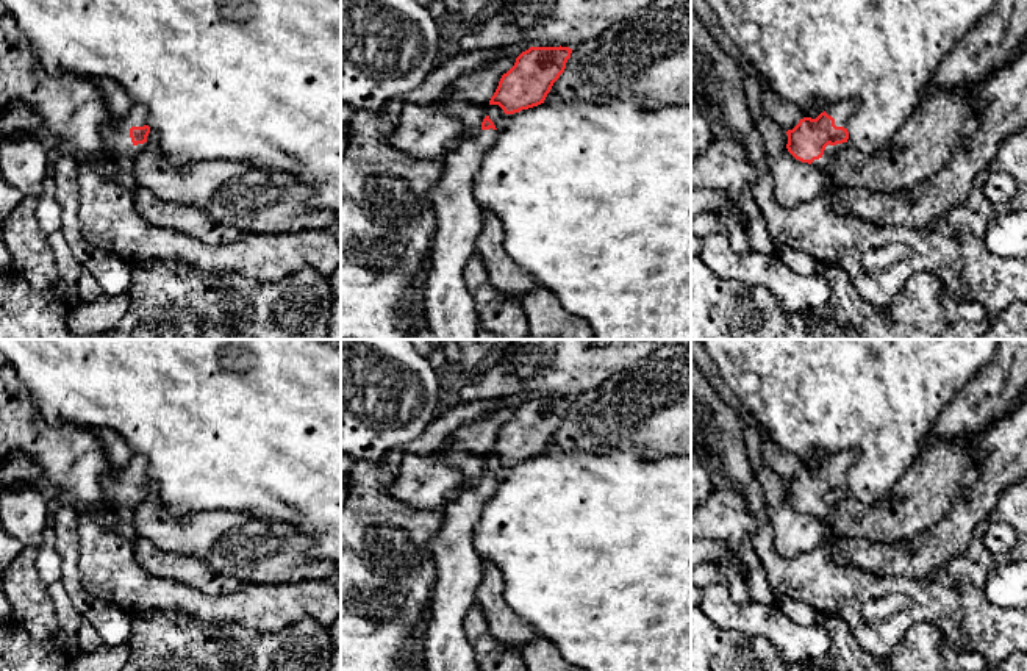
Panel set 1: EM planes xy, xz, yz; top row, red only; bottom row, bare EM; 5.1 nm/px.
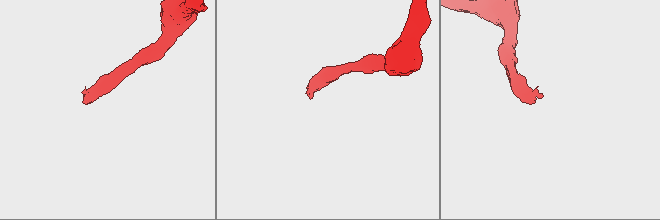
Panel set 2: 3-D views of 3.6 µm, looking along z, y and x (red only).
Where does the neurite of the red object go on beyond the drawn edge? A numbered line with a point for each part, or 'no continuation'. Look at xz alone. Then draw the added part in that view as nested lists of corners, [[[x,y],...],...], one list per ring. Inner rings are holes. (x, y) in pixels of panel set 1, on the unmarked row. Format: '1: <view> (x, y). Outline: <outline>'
1: xz (458, 566). Outline: [[[480,480],[474,486],[450,490],[444,499],[442,522],[430,543],[436,582],[422,635],[425,671],[478,671],[464,618],[477,604],[477,588],[483,579],[474,530],[497,490],[497,480]]]

